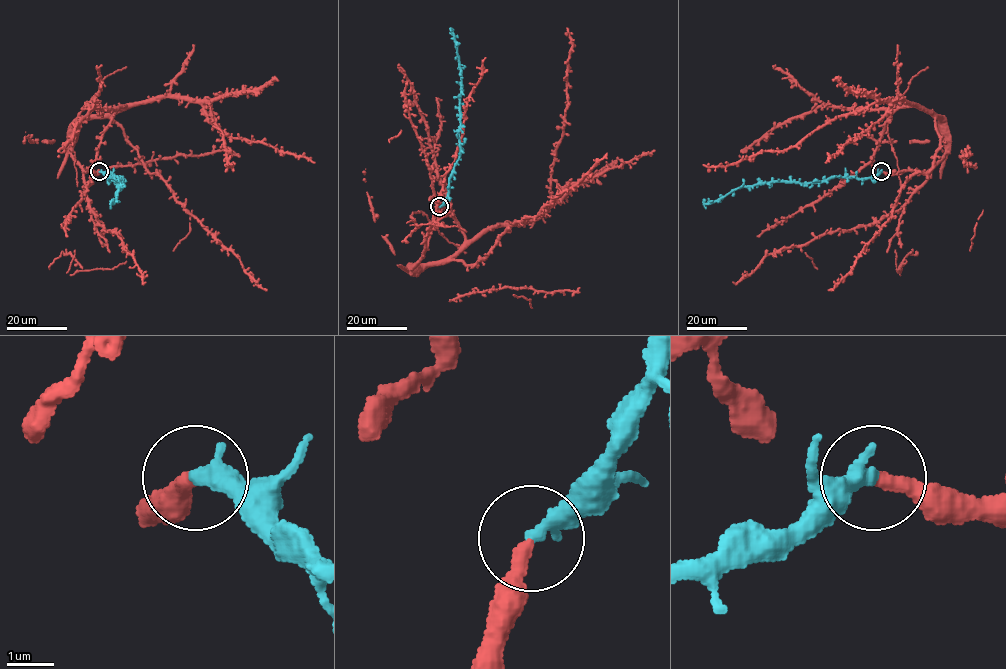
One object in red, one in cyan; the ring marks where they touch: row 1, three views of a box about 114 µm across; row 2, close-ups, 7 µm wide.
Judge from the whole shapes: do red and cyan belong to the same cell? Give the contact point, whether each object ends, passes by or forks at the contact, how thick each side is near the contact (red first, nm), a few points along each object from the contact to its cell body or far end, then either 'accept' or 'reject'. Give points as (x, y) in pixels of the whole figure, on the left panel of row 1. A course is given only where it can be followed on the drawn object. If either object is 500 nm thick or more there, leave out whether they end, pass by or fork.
(99, 171) | red ends | cyan ends | 320/420 nm | red via (100, 172), (84, 171), (70, 153), (80, 124), (154, 98), (211, 102), (232, 166), (227, 164) | cyan via (100, 172), (107, 178), (119, 179), (121, 185), (110, 208) | accept

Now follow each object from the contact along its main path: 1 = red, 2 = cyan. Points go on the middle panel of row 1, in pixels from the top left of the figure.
1: (440, 206), (427, 247), (410, 269), (449, 262), (485, 232), (532, 222), (548, 206), (567, 107), (567, 27)
2: (440, 206), (447, 196), (449, 178), (459, 154), (461, 68), (453, 33), (450, 31)

